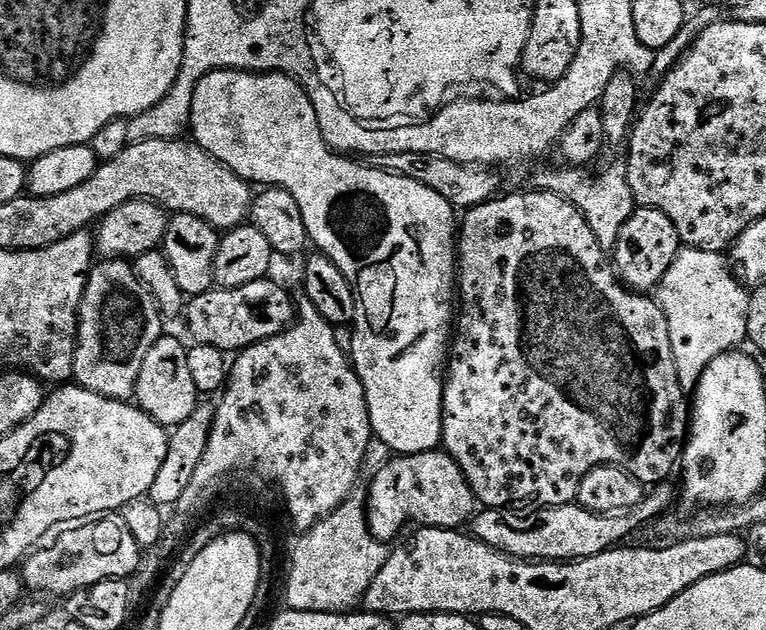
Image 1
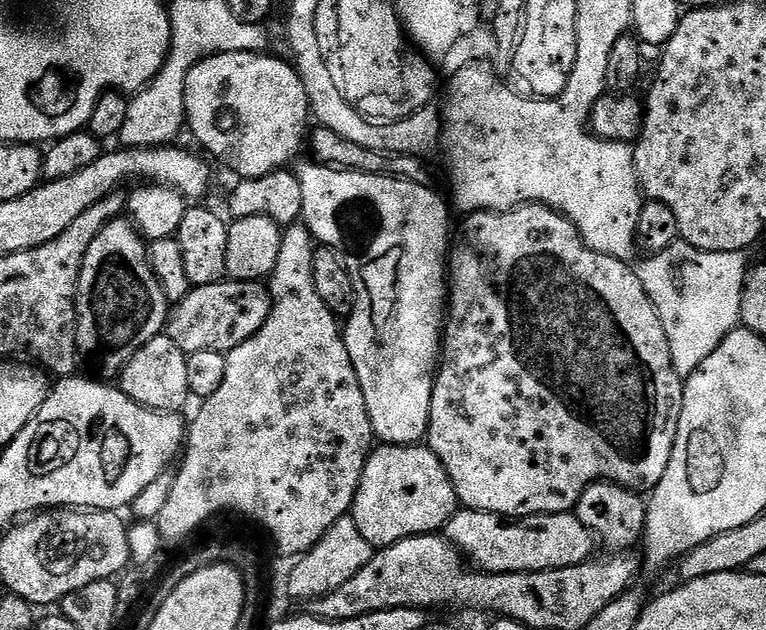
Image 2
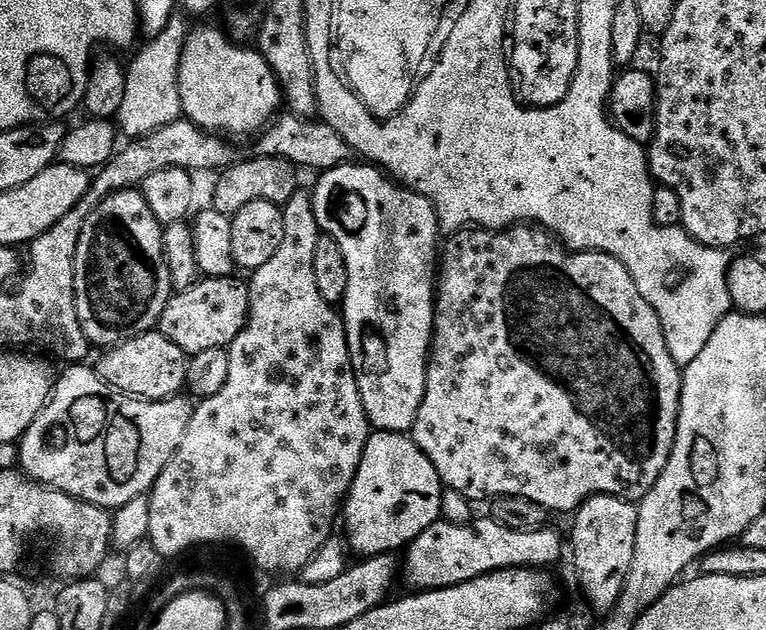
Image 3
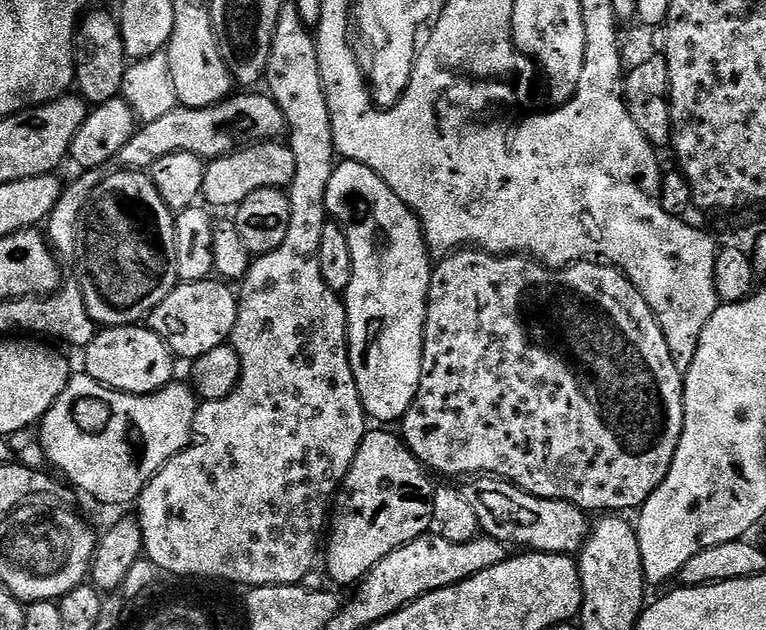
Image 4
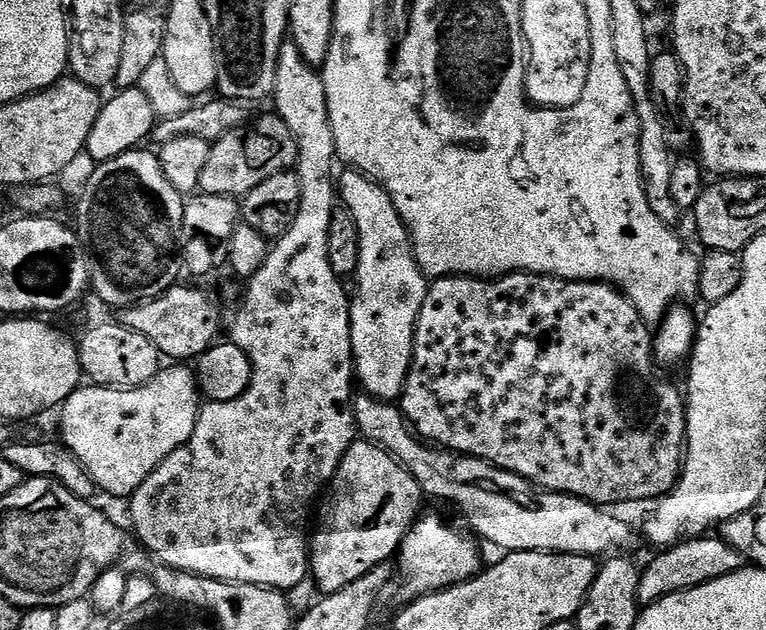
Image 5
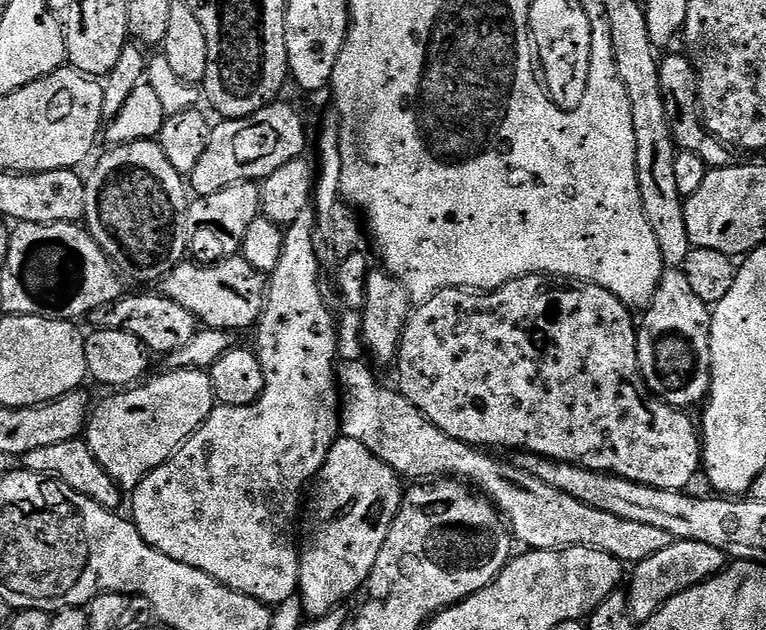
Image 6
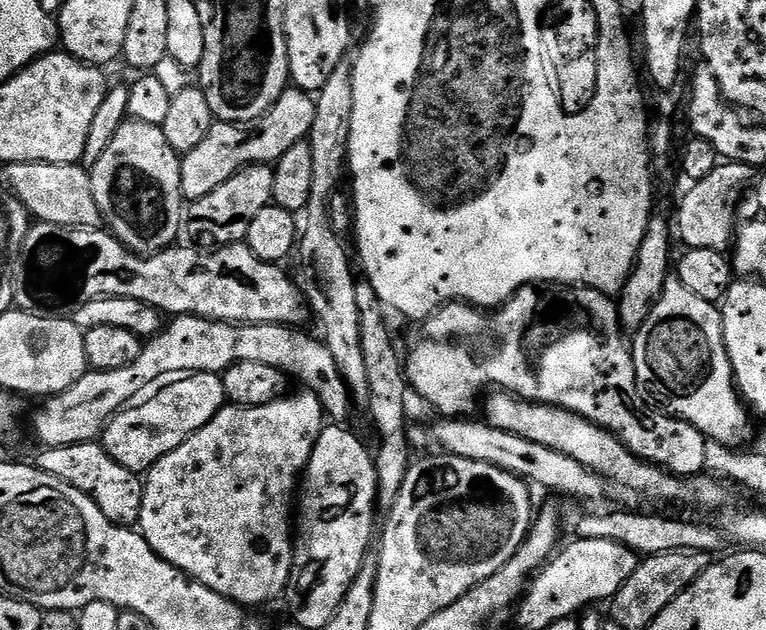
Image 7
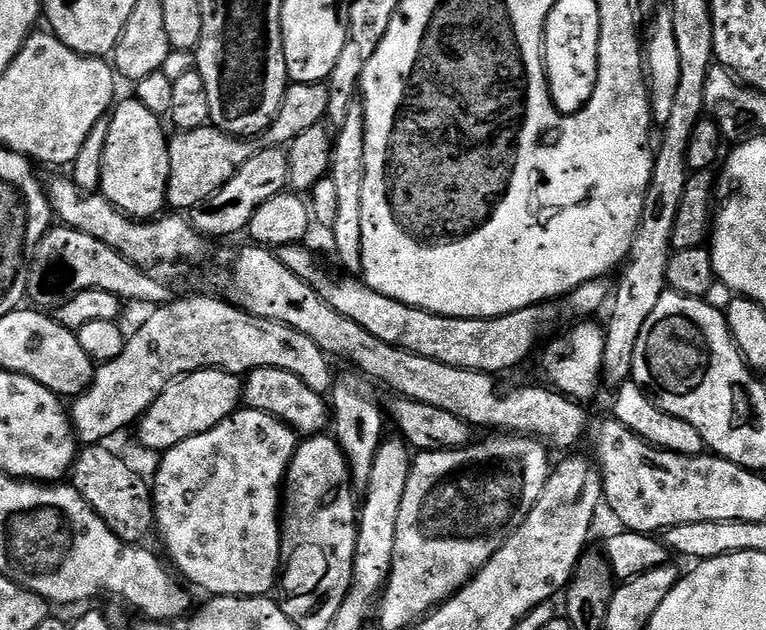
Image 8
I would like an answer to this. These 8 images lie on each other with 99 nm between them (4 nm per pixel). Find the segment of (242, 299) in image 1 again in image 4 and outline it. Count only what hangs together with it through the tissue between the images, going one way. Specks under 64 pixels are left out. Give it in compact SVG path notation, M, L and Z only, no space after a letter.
M219 278L177 283L174 291L166 294L166 298L162 298L162 302L158 302L155 310L146 317L147 327L152 328L154 334L158 334L158 338L162 338L162 342L166 342L166 346L172 351L172 355L181 361L191 362L202 358L202 354L207 354L208 351L215 350L216 347L229 343L232 339L240 301L237 293L233 289L231 292L228 288L231 287Z

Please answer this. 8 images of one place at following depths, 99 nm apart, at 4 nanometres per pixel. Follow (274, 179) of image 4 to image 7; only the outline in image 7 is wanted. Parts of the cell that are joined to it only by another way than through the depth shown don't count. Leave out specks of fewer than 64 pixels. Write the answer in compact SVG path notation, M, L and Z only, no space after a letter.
M289 86L274 102L274 106L264 116L254 121L254 126L241 126L239 124L213 123L212 129L202 138L199 146L194 150L183 153L180 161L180 177L182 178L182 194L185 201L201 200L222 182L234 178L242 169L249 168L251 164L275 165L277 160L290 150L290 146L302 144L307 141L310 126L314 126L315 99L301 88Z

